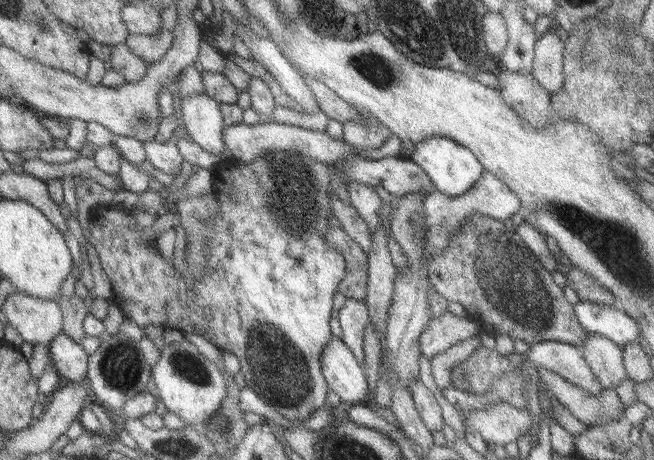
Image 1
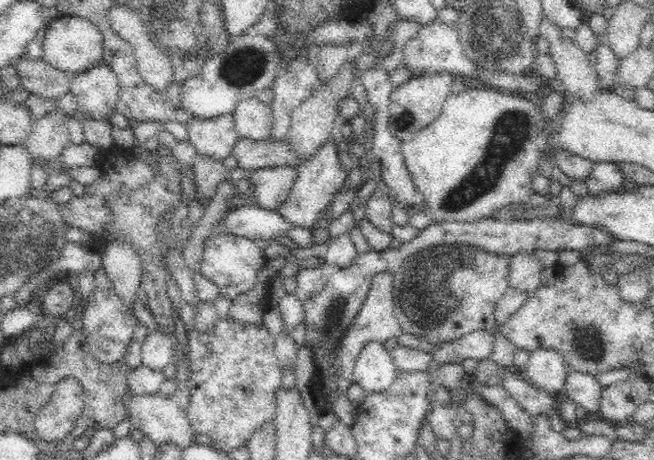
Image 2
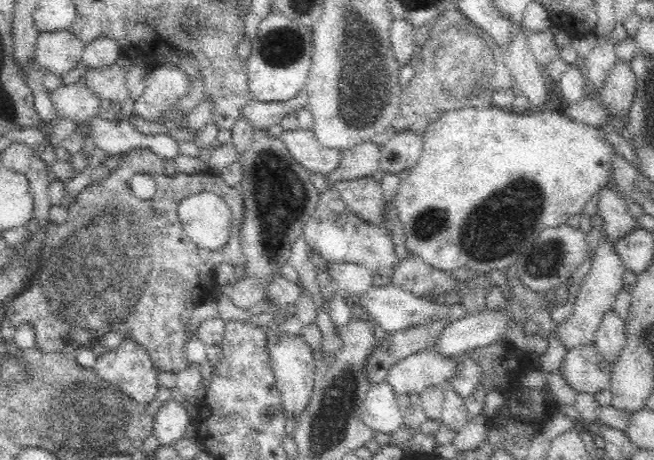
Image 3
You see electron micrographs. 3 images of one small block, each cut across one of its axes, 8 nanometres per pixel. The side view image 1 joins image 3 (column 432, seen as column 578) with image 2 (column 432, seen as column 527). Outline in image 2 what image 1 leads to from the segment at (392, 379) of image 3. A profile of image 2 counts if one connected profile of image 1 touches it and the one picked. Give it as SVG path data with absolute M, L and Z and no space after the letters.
M476 330L460 338L439 343L429 351L432 362L442 364L462 364L464 360L484 361L492 352L495 338L490 331Z

